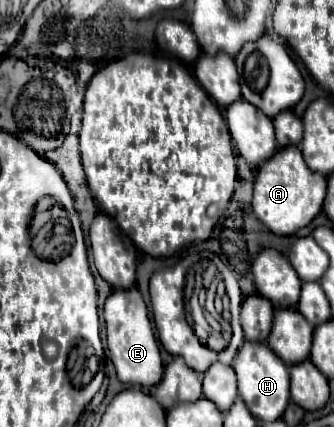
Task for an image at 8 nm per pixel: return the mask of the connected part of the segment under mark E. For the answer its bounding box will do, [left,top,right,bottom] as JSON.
[104,286,164,386]

